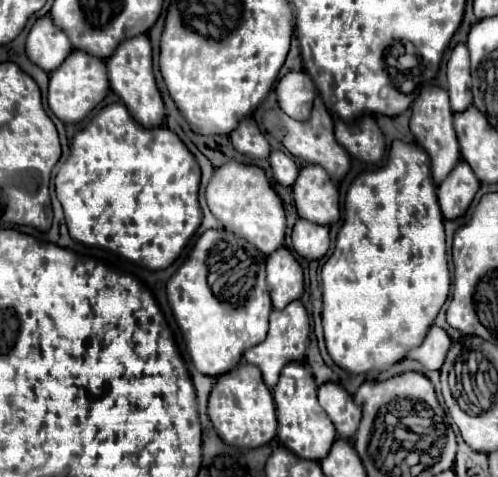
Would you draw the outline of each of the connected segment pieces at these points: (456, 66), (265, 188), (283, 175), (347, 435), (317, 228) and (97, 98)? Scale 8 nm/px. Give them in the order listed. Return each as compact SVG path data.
M455 45L447 61L447 79L449 79L449 99L453 111L465 111L471 97L471 75L469 75L469 51L467 45Z
M229 161L215 169L215 175L207 185L207 205L227 231L247 239L263 255L269 255L283 245L286 230L285 209L261 167Z
M271 151L269 163L271 163L273 177L275 177L277 183L281 183L281 185L293 185L295 183L299 167L297 167L295 159L289 153L285 153L285 151Z
M323 383L319 387L319 405L333 421L341 439L351 439L355 435L361 419L361 409L341 385Z
M297 219L291 239L293 249L305 259L321 259L329 251L329 229L305 219Z
M71 51L69 57L53 71L49 73L49 93L47 103L55 117L59 117L63 123L79 123L97 103L103 101L107 95L109 83L107 83L107 67L105 61L93 55L87 55L85 51Z

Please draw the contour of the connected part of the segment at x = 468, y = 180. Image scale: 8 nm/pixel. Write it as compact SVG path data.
M459 161L447 179L437 187L439 205L445 219L457 219L465 215L475 193L479 189L479 179L471 171L467 161Z

